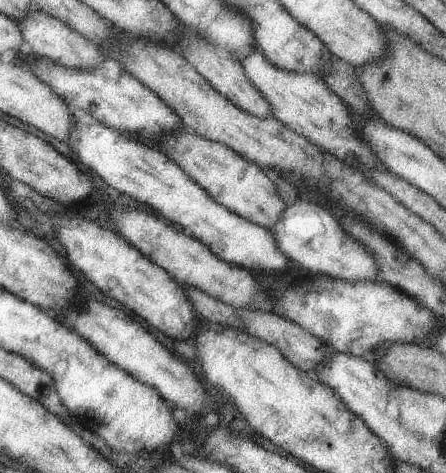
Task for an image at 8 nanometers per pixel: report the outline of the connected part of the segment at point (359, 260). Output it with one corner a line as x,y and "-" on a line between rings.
297,200
295,204
287,206
281,212
279,220
267,230
275,238
275,246
279,248
279,252
291,264
305,270
305,274
329,276
347,282
375,282
379,278
379,272
375,270
377,264
375,260
371,260
367,250
357,240
351,240
351,236
343,232
333,214
319,204

